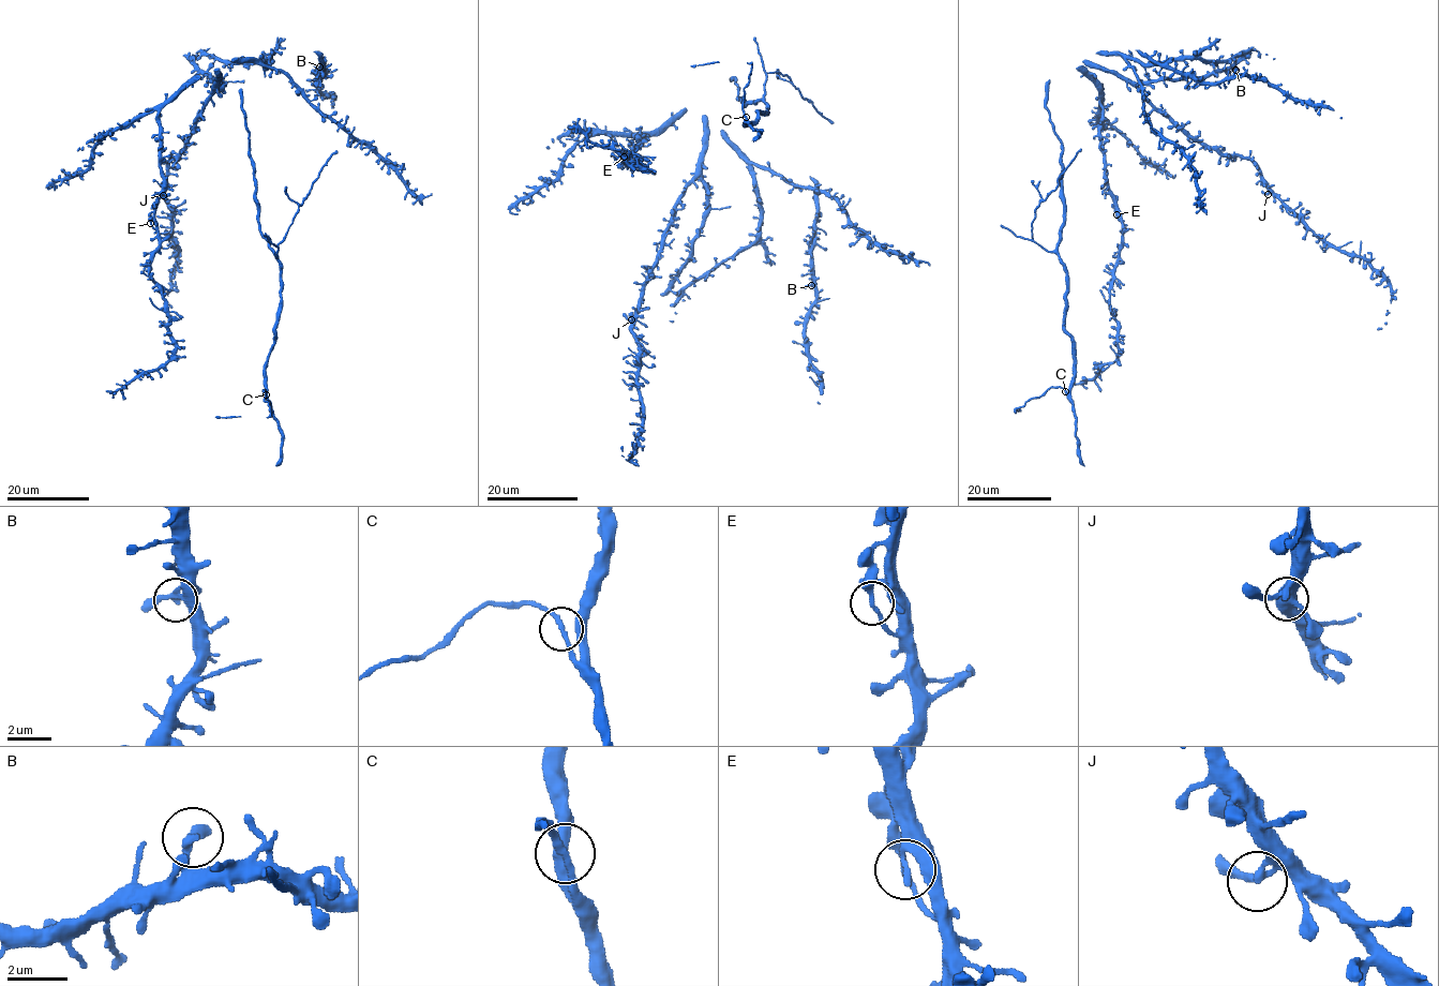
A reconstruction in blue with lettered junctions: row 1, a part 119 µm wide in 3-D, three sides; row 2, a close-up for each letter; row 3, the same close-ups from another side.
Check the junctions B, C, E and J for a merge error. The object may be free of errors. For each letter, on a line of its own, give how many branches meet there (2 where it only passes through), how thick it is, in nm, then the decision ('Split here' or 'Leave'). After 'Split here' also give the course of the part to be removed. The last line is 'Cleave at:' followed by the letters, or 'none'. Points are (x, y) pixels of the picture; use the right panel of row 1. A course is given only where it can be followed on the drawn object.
B: Branches: 2. Thickness 220 nm. Leave
C: Branches: 2. Thickness 200 nm. Leave
E: Branches: 2. Thickness 220 nm. Leave
J: Branches: 2. Thickness 200 nm. Leave
Cleave at: none

